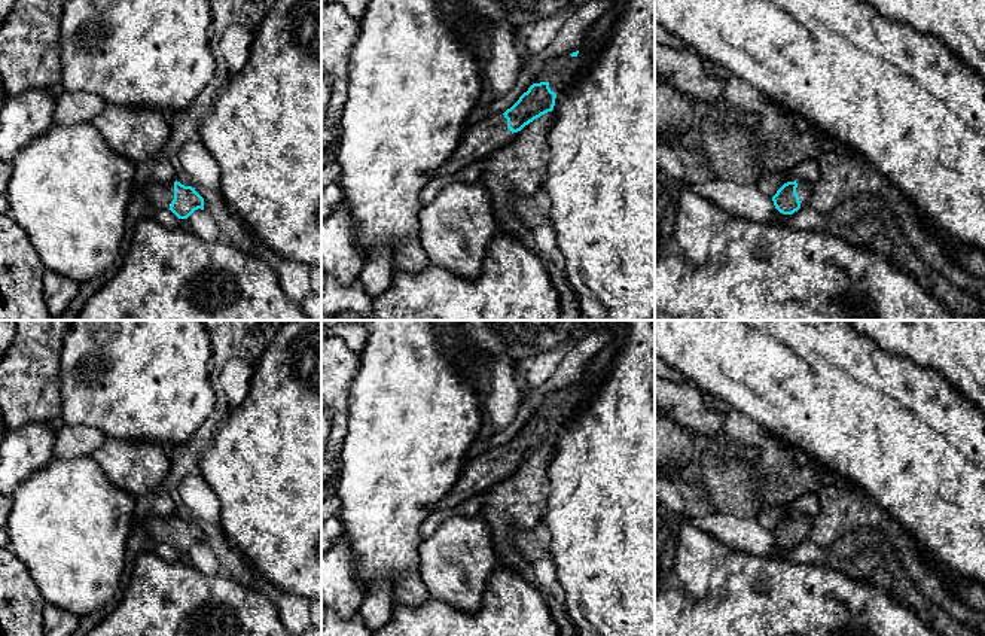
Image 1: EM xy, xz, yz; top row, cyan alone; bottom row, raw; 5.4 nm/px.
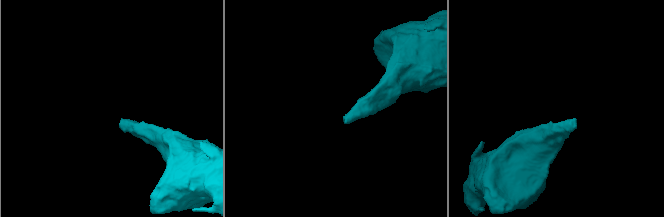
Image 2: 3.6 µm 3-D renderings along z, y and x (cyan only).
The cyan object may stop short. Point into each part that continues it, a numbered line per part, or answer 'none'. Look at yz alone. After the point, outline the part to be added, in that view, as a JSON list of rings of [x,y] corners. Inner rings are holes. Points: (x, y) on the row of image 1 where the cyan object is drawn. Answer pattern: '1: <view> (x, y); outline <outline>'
1: yz (804, 189); outline [[[796,180],[796,183],[798,183],[796,194],[799,197],[800,207],[805,207],[811,198],[812,185],[806,180]]]

